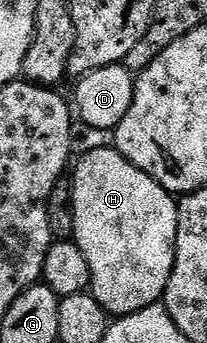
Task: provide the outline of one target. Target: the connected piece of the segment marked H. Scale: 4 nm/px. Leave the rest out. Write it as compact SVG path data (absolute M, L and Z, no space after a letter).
M115 147L96 148L93 152L88 152L80 161L75 161L74 167L70 172L72 181L72 213L74 214L74 230L72 235L74 243L86 254L86 262L90 262L90 274L92 275L92 287L90 295L96 299L104 308L104 311L113 317L129 316L146 306L157 303L163 297L168 279L172 273L172 267L176 261L176 227L178 226L178 214L176 213L178 204L174 199L173 193L167 192L154 178L150 178L138 166L134 166L122 153L116 151Z

